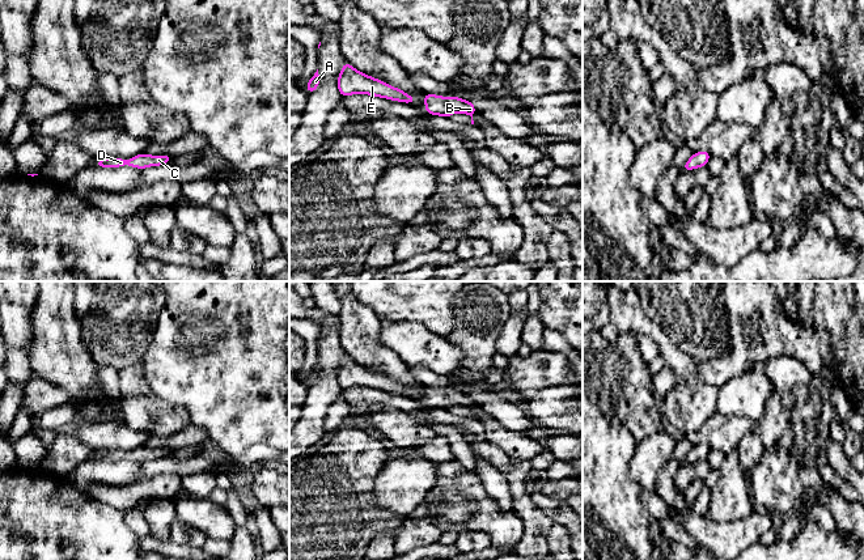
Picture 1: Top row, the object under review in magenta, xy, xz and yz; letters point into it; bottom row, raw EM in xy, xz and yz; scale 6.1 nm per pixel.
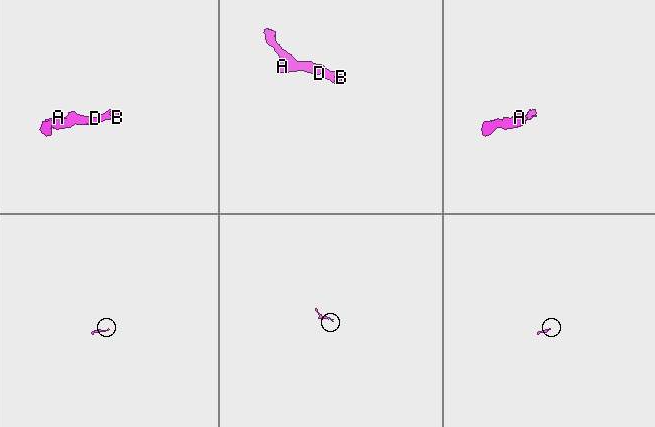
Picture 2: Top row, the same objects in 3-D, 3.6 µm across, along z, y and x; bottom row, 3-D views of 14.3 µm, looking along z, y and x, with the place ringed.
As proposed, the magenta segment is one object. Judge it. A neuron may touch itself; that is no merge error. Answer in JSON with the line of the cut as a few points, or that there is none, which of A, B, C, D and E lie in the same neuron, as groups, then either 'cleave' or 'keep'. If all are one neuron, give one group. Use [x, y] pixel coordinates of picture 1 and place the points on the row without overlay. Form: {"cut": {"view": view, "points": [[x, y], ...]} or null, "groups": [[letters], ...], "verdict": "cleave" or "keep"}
{"cut": null, "groups": [["A", "B", "C", "D", "E"]], "verdict": "keep"}

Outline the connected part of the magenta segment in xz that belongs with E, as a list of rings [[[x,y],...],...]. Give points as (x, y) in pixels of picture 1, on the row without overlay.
[[[344,355],[342,365],[338,370],[338,382],[342,390],[350,387],[372,387],[391,394],[414,396],[415,390],[406,387],[403,383],[390,379],[374,370],[356,364],[350,356]]]

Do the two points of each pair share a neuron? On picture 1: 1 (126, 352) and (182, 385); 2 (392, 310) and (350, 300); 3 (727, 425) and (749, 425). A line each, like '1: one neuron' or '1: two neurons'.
1: two neurons
2: two neurons
3: one neuron

